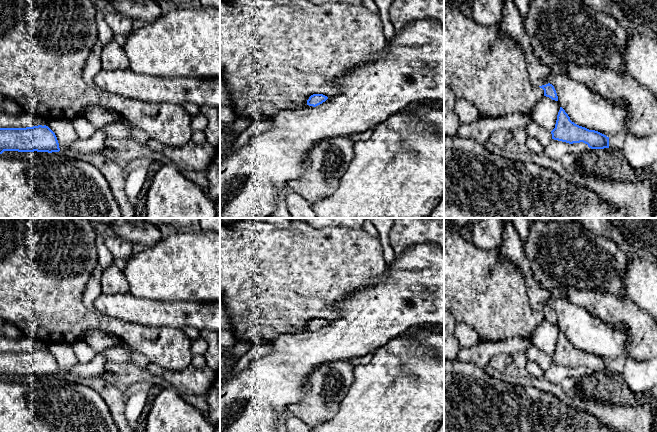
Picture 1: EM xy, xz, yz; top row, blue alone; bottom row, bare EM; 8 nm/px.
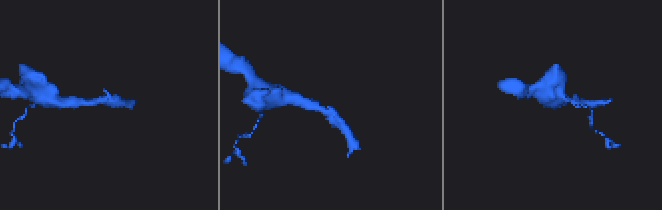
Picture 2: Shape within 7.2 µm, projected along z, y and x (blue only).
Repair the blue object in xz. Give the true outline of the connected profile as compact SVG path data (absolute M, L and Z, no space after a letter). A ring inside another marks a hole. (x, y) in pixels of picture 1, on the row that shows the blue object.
M313 94L307 100L307 105L316 107L325 102L327 99L328 97L323 94Z

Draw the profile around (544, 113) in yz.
M544 96L534 106L529 114L529 118L537 125L542 126L551 132L555 128L559 110L560 105L558 101Z

